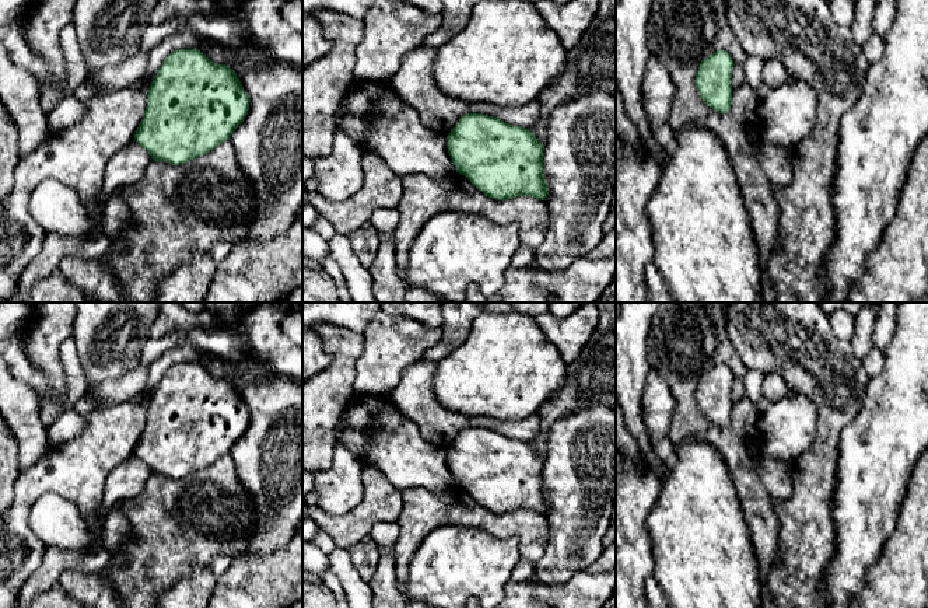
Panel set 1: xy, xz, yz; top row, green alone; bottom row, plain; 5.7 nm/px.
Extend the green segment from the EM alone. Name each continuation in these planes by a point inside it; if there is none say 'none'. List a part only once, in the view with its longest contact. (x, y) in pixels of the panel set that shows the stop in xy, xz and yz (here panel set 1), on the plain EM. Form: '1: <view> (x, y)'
none

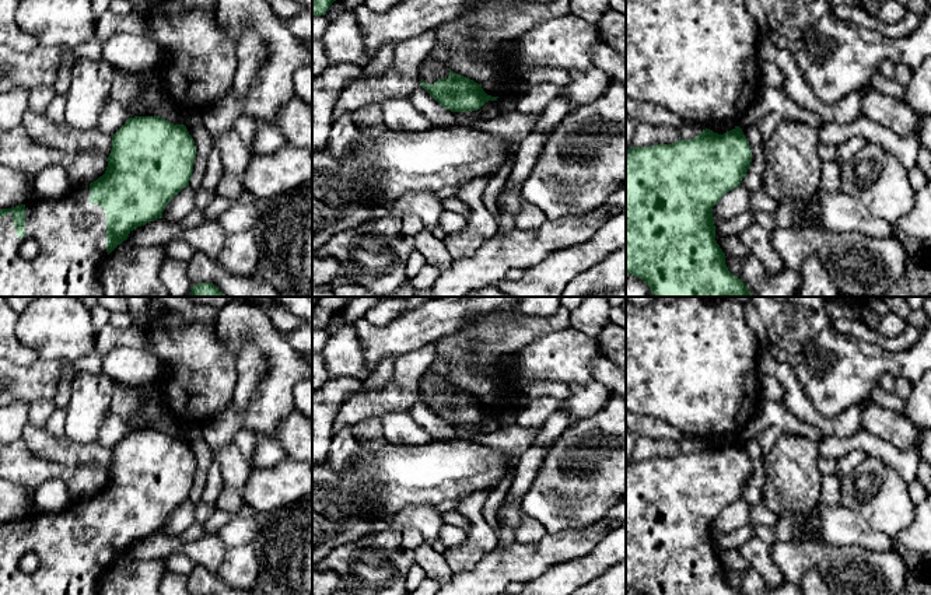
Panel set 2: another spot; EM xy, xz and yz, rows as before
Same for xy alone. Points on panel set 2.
1: xy (70, 545)

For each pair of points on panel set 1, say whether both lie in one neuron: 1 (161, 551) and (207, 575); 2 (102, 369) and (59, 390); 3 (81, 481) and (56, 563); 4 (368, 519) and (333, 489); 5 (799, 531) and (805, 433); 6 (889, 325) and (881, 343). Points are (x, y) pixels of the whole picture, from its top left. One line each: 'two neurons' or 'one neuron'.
1: two neurons
2: two neurons
3: two neurons
4: two neurons
5: two neurons
6: one neuron

